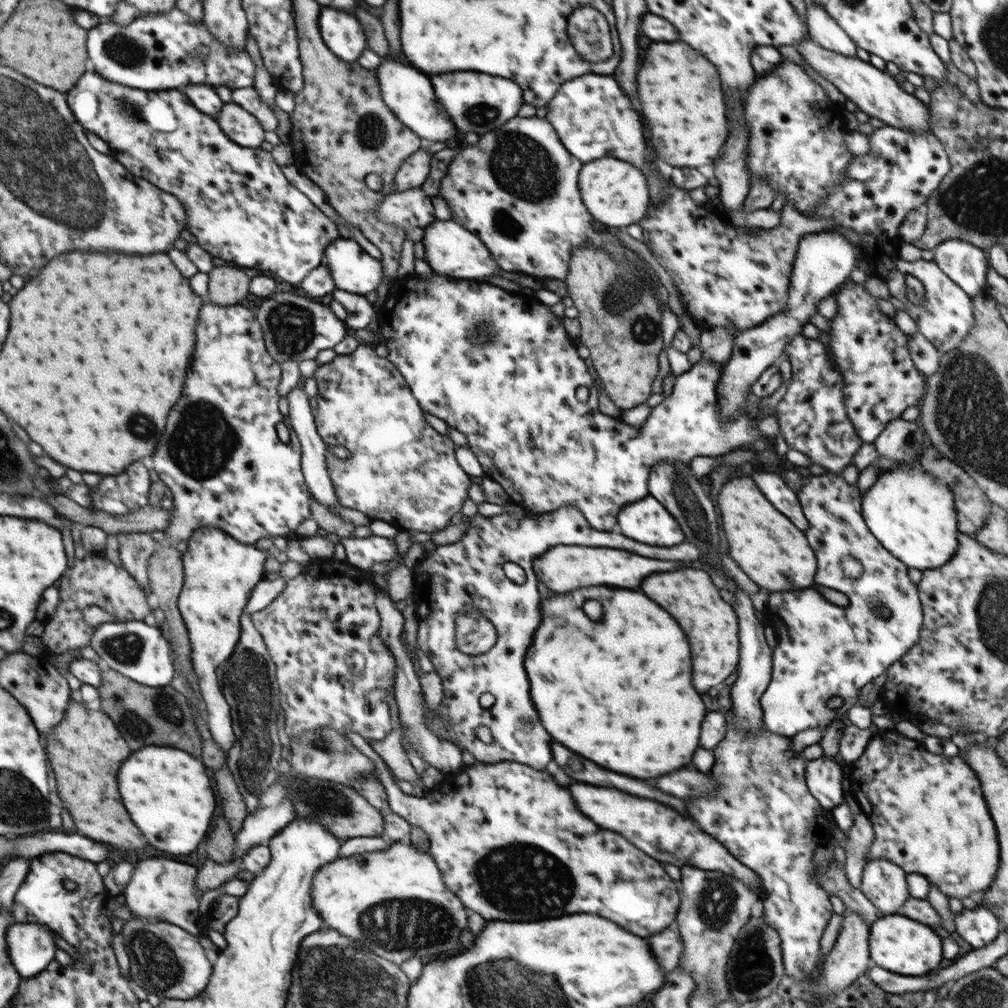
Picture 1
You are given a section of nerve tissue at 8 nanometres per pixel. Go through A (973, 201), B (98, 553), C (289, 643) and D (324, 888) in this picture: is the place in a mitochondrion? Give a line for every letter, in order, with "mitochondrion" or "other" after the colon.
A: mitochondrion
B: other
C: other
D: other

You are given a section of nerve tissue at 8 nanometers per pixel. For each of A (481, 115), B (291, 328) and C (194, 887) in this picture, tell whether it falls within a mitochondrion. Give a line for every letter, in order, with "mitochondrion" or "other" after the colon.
A: mitochondrion
B: mitochondrion
C: other

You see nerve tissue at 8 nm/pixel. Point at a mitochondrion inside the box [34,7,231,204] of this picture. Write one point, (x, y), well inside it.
(128, 52)

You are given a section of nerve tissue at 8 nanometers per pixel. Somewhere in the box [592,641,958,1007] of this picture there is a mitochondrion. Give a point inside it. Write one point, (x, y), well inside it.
(752, 968)

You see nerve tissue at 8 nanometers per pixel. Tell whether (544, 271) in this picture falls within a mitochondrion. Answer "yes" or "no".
no

